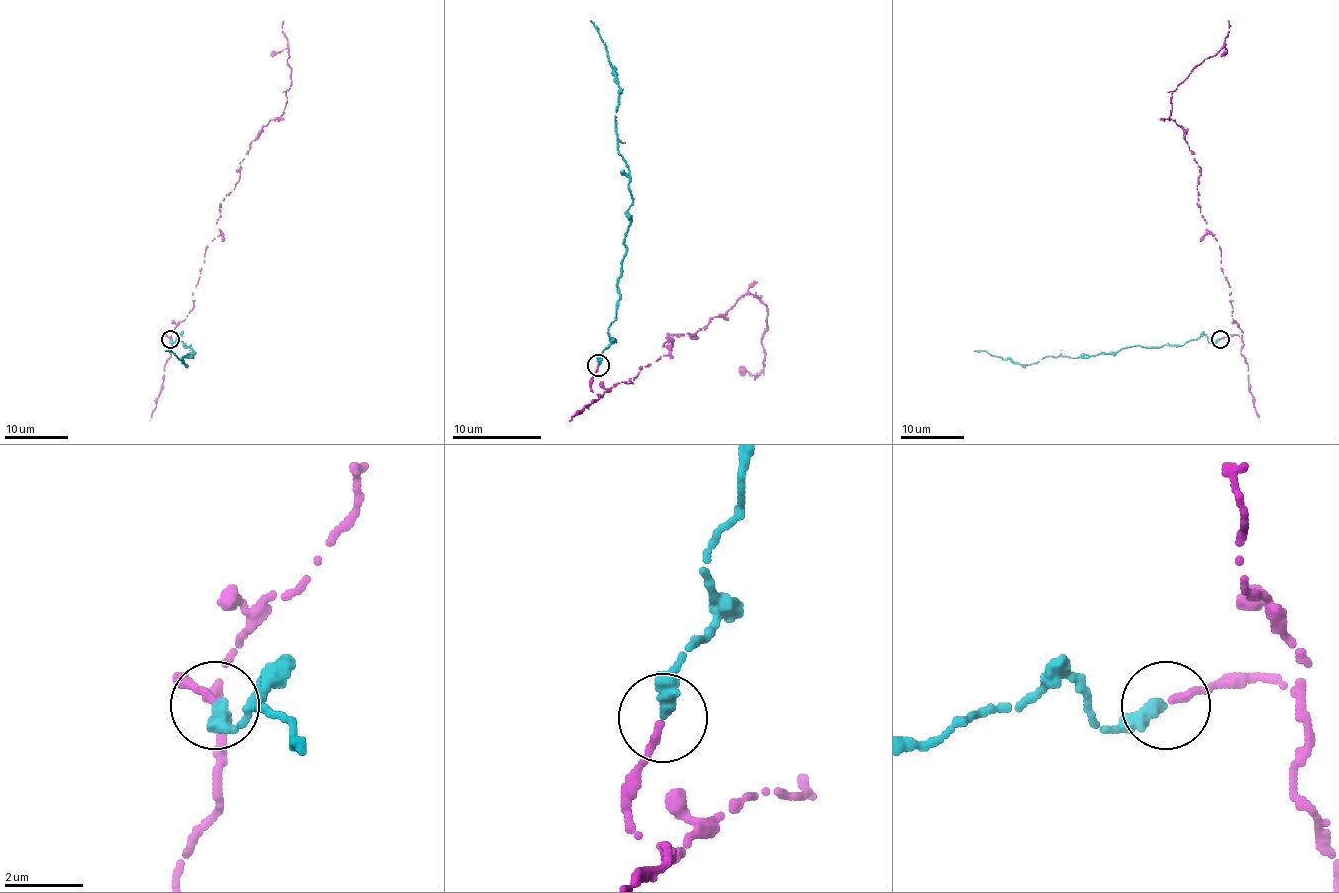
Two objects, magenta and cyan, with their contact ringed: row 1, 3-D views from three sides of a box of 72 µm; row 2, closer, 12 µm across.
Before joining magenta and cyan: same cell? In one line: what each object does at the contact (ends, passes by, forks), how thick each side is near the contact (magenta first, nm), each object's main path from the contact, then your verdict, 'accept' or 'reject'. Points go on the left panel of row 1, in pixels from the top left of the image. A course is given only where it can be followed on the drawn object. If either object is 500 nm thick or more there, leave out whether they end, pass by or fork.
magenta ends | cyan ends | 200/360 nm | magenta via (171, 339), (193, 307), (205, 248), (221, 232), (220, 202), (259, 131), (285, 109), (283, 20) | cyan via (171, 339), (174, 343), (179, 334), (193, 358), (183, 356), (185, 364), (164, 351) | accept

